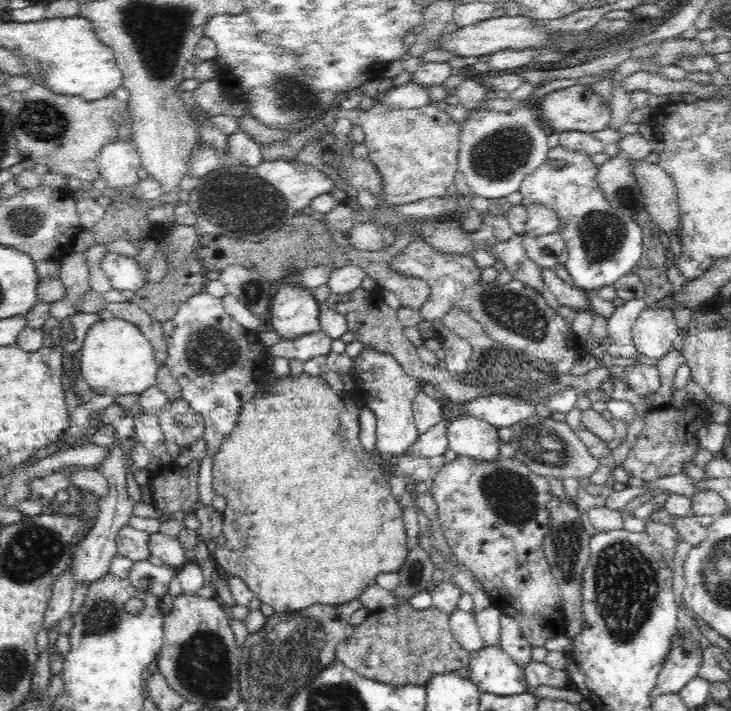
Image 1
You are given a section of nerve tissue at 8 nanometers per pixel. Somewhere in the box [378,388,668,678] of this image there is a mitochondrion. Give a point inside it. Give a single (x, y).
(624, 578)

